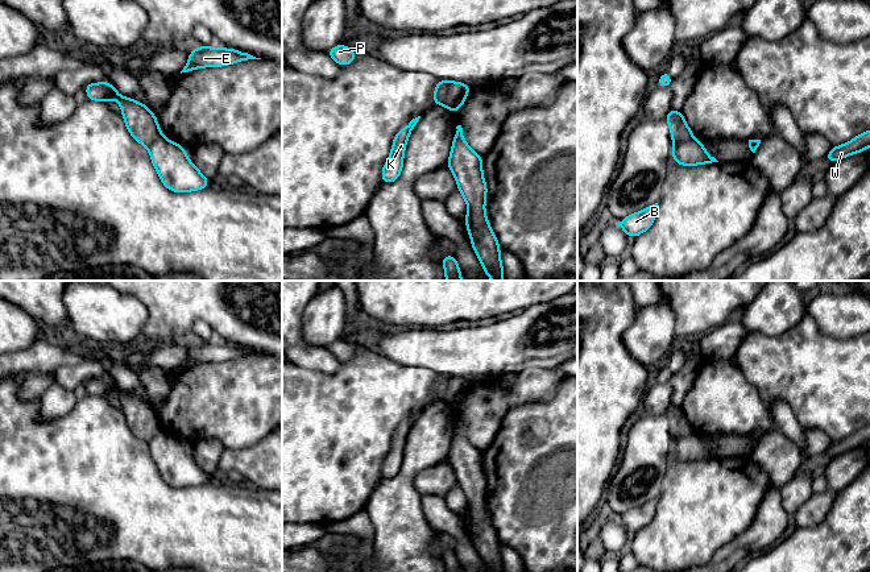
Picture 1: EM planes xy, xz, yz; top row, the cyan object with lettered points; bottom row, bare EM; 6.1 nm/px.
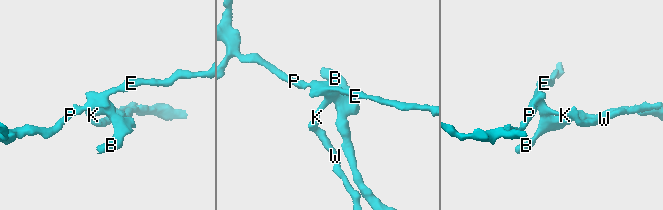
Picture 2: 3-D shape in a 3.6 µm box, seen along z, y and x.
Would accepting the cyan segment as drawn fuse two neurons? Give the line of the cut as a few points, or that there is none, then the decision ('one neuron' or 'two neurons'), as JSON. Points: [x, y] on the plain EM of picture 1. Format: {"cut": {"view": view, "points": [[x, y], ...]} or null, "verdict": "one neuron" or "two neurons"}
{"cut": {"view": "xz", "points": [[451, 377], [442, 398]]}, "verdict": "two neurons"}

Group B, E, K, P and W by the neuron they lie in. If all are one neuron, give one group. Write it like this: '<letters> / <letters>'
B / E K P W

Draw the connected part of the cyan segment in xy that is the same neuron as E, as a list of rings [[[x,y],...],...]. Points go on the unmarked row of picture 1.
[[[199,341],[195,343],[188,349],[188,356],[183,362],[183,365],[181,366],[181,369],[200,362],[220,362],[248,355],[261,355],[261,353],[256,353],[248,348],[241,348],[235,344],[227,344],[227,343],[215,344],[211,341]]]

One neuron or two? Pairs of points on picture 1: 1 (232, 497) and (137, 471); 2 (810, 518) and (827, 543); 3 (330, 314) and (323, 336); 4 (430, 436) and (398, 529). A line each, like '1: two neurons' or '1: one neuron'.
1: one neuron
2: two neurons
3: one neuron
4: one neuron

